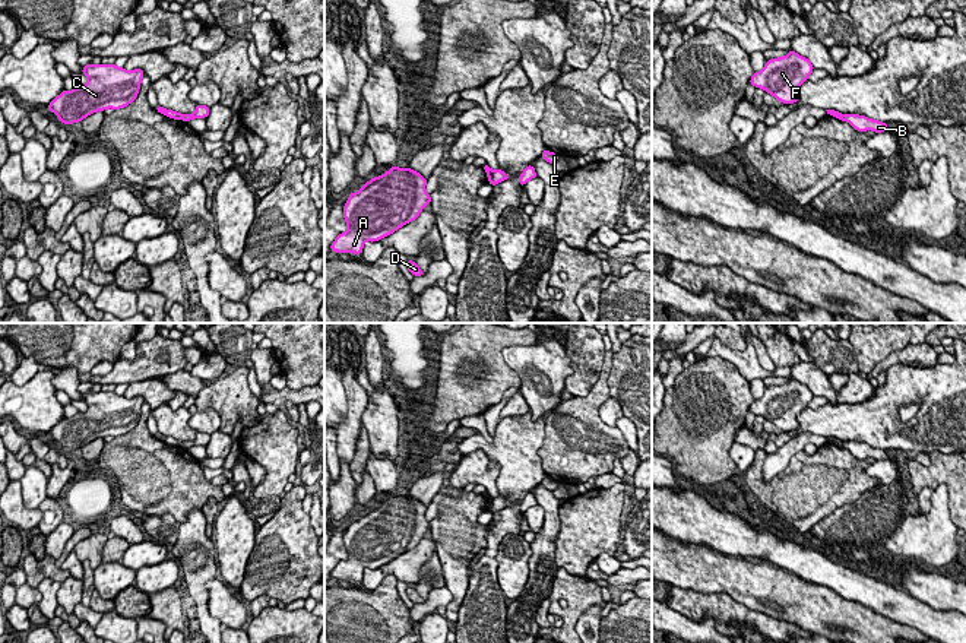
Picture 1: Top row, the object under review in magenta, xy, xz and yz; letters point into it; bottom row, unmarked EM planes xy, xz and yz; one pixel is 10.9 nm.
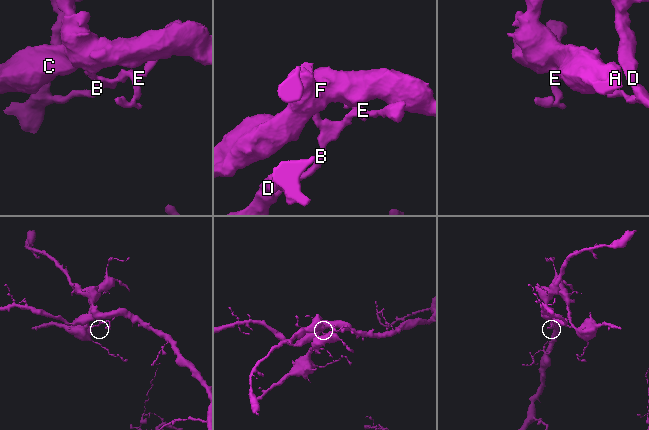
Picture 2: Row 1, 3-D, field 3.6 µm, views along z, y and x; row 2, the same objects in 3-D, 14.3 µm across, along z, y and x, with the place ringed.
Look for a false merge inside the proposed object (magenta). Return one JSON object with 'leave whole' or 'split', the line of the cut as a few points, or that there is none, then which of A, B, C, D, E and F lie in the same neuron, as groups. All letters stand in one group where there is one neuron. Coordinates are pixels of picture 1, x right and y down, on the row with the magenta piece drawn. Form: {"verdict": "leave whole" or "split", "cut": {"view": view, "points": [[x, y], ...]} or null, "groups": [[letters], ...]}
{"verdict": "split", "cut": {"view": "xz", "points": [[493, 171], [493, 177], [488, 181]]}, "groups": [["A", "C", "F"], ["B", "D", "E"]]}

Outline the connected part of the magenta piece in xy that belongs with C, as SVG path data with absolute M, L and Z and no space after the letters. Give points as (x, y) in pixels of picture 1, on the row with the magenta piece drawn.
M86 64L82 73L88 77L86 85L73 91L63 91L45 108L56 113L58 121L80 123L85 117L107 108L118 110L132 104L140 89L145 75L142 69L132 72L115 64Z

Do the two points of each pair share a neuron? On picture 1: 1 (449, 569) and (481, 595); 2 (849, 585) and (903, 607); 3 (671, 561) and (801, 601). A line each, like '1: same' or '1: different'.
1: different
2: same
3: same

